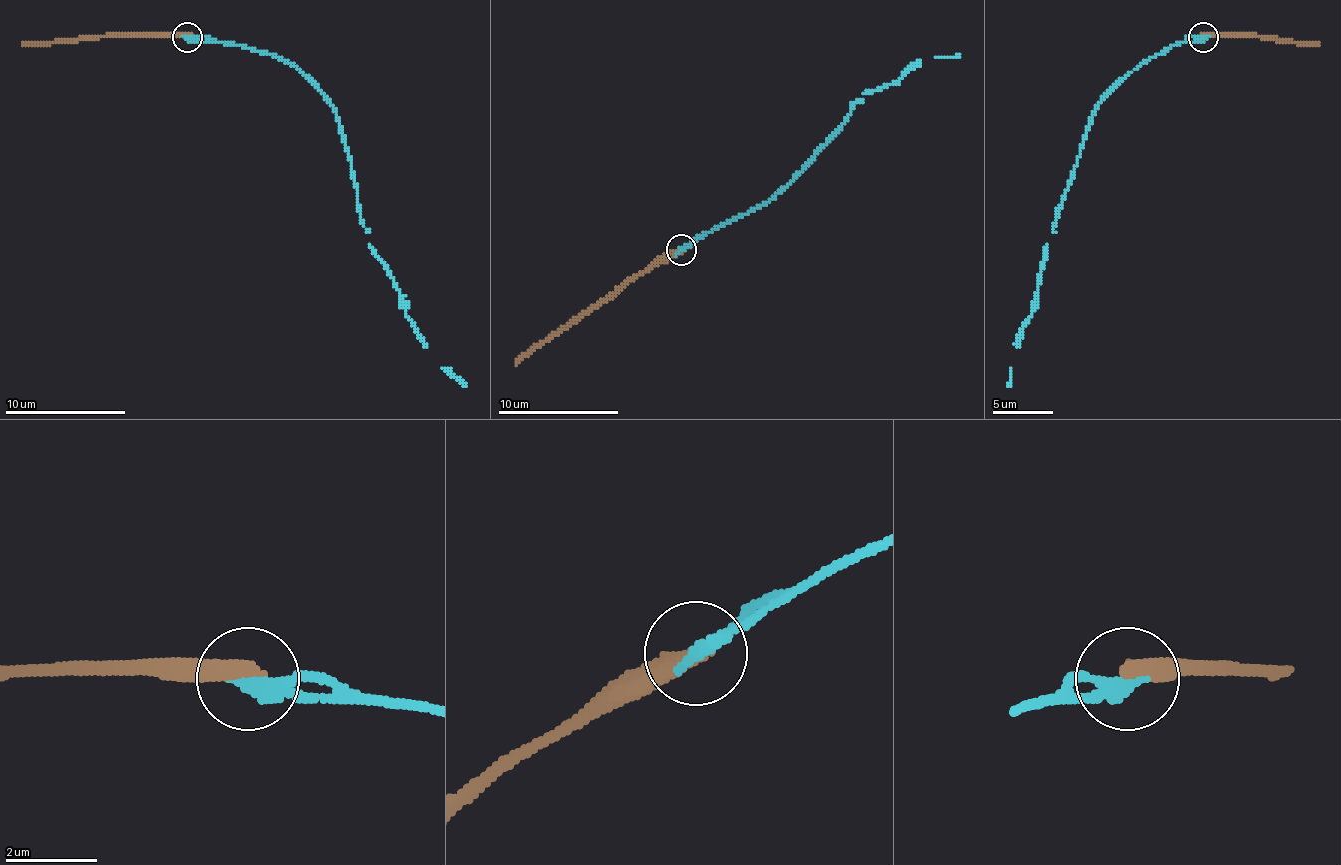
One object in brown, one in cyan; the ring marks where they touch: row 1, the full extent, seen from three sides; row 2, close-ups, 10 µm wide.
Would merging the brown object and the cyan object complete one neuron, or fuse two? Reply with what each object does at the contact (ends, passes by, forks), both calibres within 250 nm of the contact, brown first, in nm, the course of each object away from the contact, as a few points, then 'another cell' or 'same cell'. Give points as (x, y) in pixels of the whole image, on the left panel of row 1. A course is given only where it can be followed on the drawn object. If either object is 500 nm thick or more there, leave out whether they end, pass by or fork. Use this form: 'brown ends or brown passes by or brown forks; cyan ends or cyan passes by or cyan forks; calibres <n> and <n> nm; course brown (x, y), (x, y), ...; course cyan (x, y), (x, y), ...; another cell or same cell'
brown ends; cyan ends; calibres 440 and 380 nm; course brown (188, 36), (89, 36), (22, 45); course cyan (188, 36), (203, 36), (276, 54), (333, 105), (369, 247), (399, 293), (418, 338), (442, 368), (466, 386); another cell

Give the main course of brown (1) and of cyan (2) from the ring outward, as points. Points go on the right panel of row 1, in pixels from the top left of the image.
1: (1204, 36), (1264, 36), (1318, 45)
2: (1204, 36), (1192, 36), (1155, 54), (1098, 105), (1047, 247), (1038, 293), (1020, 338), (1008, 386)

